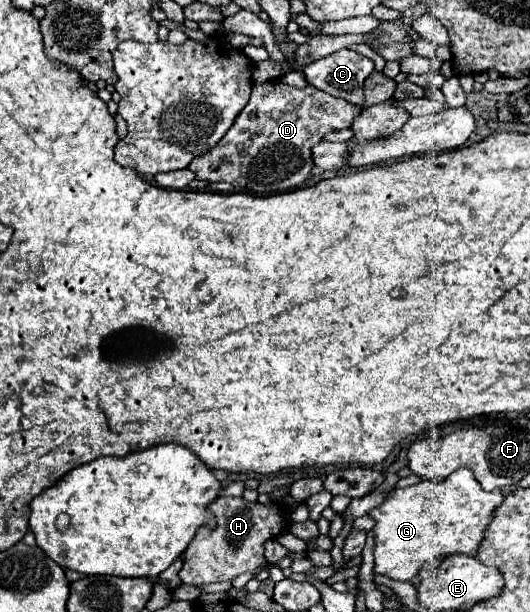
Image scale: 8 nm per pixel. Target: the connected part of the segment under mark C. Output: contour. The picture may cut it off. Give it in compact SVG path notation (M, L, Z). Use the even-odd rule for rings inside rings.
M338 50L304 68L308 84L350 104L362 104L362 86L372 72L374 62L354 50Z

